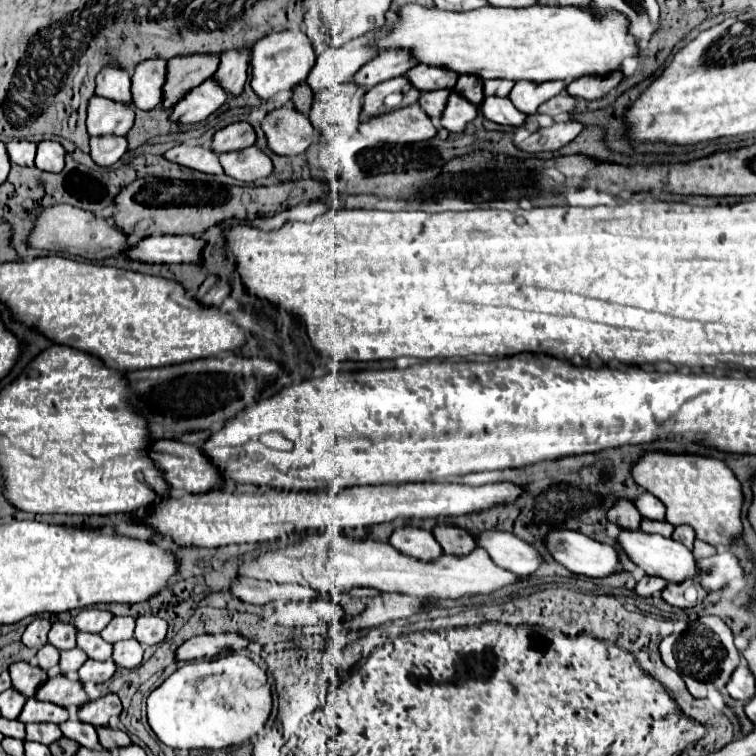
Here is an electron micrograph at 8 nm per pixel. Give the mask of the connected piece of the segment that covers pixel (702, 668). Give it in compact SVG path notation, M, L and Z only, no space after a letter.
M699 617L691 621L683 633L667 635L659 645L659 651L663 663L681 675L689 693L697 699L705 697L711 689L721 691L741 661L741 655L733 645L733 633L719 617Z

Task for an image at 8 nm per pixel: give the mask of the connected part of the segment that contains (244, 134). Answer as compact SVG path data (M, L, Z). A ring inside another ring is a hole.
M233 123L215 133L211 149L217 155L221 155L221 153L229 153L229 151L243 151L251 145L255 145L253 127L249 123Z

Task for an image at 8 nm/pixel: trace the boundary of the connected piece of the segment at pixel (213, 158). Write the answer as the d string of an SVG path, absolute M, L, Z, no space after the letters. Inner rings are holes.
M177 145L169 151L163 153L165 159L171 159L171 163L179 163L181 167L189 167L201 173L209 173L209 175L221 175L223 169L219 165L219 157L211 151L211 149L203 149L199 145L191 147L191 145Z

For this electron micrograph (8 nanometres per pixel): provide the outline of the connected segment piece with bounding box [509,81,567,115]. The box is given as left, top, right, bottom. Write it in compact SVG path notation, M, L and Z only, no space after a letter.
M521 81L521 83L515 83L515 87L509 93L509 99L513 101L513 105L519 111L523 111L527 115L533 115L533 113L537 113L537 107L541 103L545 103L547 99L559 95L565 87L567 87L565 81L557 81L557 83Z

